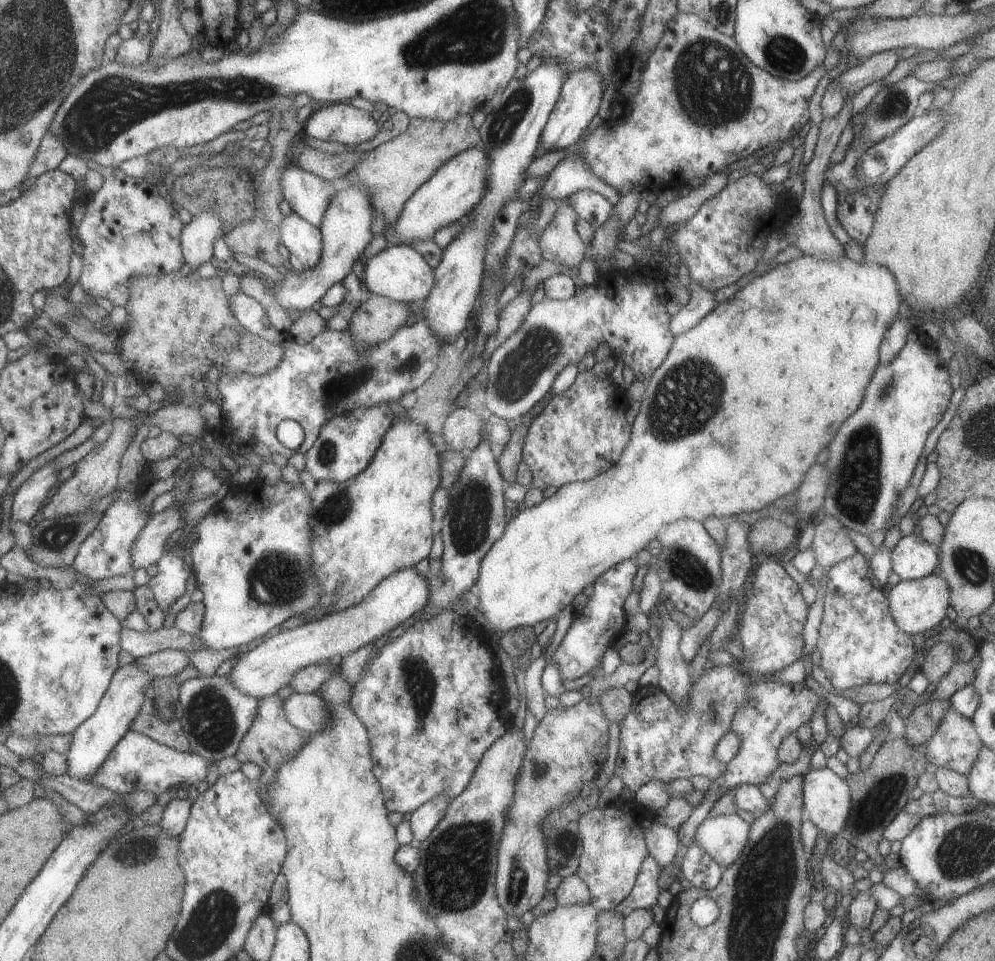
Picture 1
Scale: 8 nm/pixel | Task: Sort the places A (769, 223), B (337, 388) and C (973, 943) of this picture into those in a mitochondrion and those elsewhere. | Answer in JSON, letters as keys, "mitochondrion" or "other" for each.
{"A":"other","B":"mitochondrion","C":"other"}

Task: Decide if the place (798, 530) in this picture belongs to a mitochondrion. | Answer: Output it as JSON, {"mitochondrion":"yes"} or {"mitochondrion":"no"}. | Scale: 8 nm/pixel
{"mitochondrion":"no"}

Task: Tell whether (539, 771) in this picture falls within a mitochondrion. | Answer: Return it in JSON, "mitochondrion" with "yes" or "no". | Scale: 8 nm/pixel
{"mitochondrion":"yes"}

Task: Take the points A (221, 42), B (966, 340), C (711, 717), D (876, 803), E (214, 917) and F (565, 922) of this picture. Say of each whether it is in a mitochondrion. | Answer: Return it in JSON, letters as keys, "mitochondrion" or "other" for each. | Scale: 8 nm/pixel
{"A":"other","B":"other","C":"mitochondrion","D":"mitochondrion","E":"mitochondrion","F":"other"}

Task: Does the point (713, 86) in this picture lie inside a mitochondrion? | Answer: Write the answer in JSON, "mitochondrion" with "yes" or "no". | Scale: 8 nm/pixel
{"mitochondrion":"yes"}

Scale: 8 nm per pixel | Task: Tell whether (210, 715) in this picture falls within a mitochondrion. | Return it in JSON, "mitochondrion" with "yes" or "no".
{"mitochondrion":"yes"}

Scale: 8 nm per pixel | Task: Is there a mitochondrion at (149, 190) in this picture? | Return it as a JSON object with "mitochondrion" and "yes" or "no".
{"mitochondrion":"no"}

